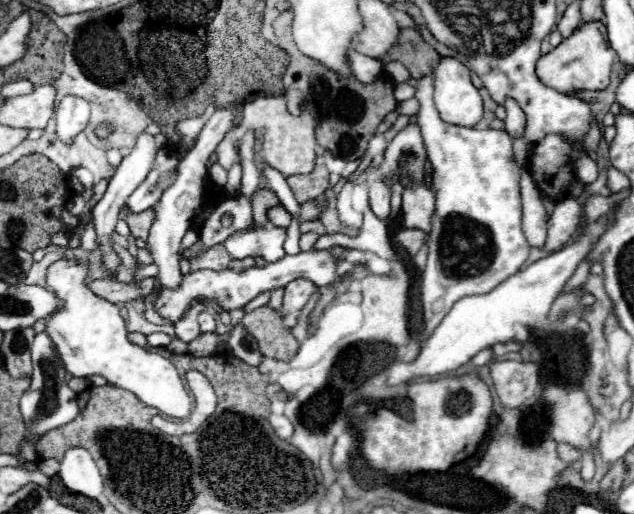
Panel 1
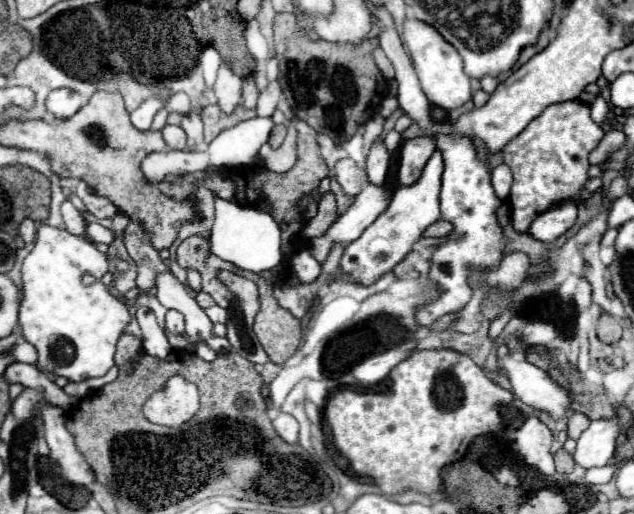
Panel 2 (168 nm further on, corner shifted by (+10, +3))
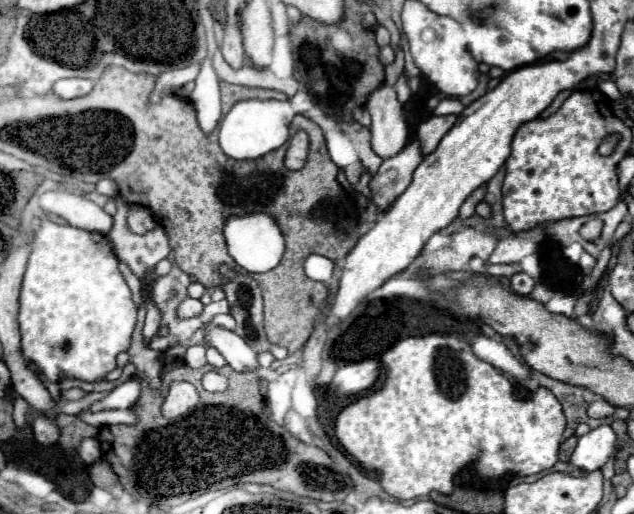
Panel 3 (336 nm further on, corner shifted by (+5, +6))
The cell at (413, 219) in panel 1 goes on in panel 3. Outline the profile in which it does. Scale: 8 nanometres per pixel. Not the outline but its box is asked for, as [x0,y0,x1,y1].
[417,116,457,156]

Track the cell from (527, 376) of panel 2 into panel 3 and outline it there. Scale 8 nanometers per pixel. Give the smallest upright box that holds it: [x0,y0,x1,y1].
[469,334,531,380]

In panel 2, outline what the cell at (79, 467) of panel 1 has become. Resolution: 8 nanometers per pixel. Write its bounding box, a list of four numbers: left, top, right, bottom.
[42,405,94,485]

